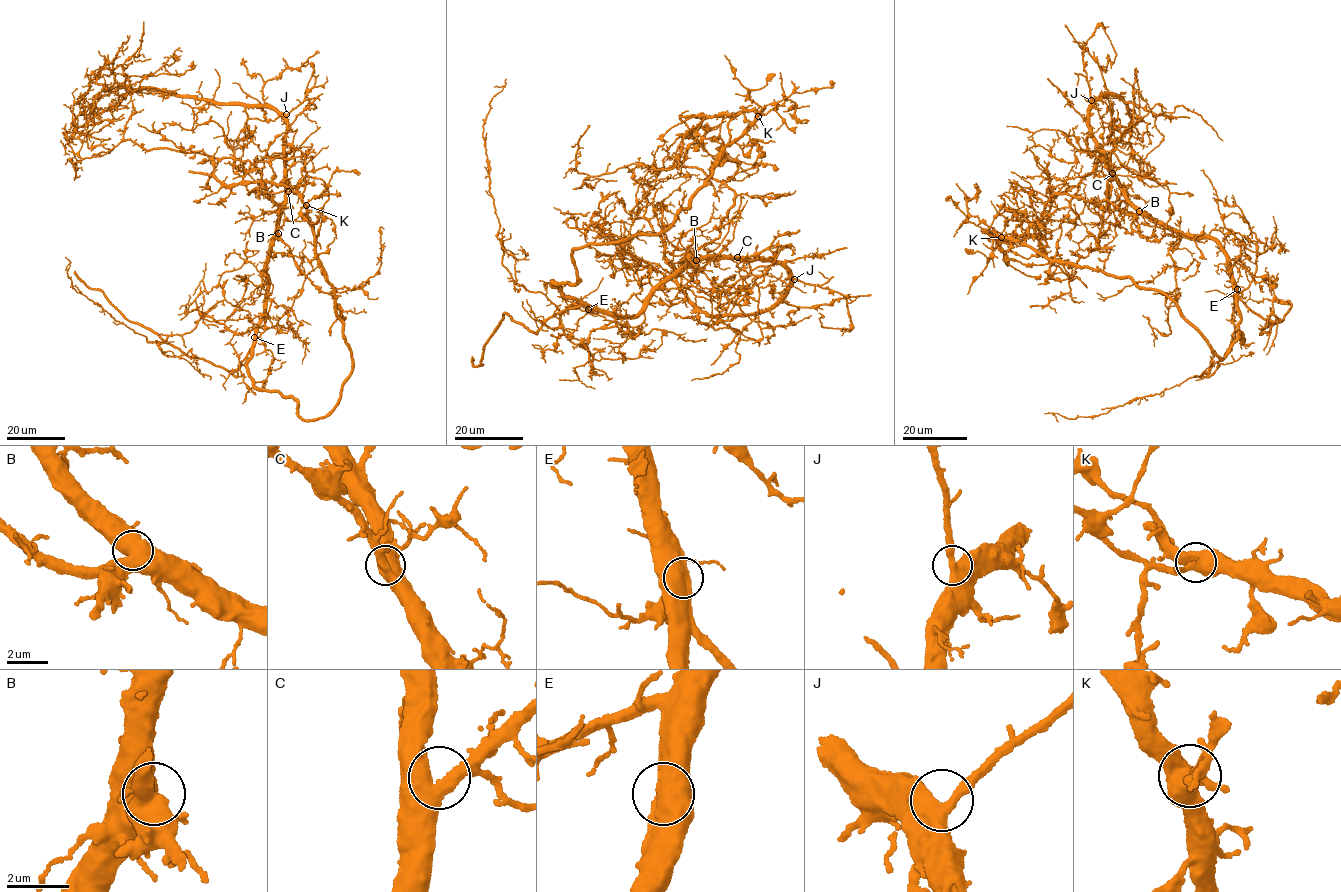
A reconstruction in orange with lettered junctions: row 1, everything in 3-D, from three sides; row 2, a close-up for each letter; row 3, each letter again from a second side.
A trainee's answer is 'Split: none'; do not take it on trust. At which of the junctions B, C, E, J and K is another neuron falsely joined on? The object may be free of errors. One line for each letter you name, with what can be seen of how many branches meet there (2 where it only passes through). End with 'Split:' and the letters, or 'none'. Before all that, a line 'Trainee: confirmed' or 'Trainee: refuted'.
Trainee: confirmed
Split: none

